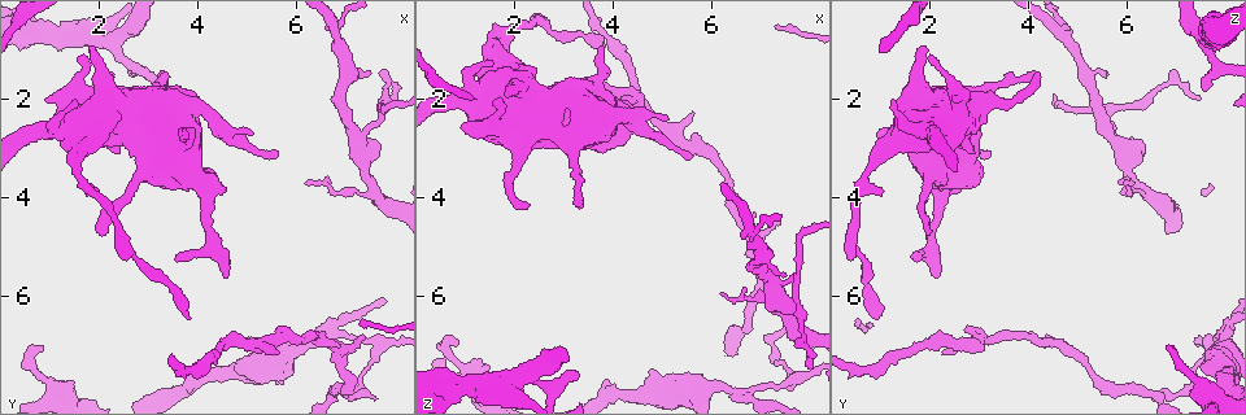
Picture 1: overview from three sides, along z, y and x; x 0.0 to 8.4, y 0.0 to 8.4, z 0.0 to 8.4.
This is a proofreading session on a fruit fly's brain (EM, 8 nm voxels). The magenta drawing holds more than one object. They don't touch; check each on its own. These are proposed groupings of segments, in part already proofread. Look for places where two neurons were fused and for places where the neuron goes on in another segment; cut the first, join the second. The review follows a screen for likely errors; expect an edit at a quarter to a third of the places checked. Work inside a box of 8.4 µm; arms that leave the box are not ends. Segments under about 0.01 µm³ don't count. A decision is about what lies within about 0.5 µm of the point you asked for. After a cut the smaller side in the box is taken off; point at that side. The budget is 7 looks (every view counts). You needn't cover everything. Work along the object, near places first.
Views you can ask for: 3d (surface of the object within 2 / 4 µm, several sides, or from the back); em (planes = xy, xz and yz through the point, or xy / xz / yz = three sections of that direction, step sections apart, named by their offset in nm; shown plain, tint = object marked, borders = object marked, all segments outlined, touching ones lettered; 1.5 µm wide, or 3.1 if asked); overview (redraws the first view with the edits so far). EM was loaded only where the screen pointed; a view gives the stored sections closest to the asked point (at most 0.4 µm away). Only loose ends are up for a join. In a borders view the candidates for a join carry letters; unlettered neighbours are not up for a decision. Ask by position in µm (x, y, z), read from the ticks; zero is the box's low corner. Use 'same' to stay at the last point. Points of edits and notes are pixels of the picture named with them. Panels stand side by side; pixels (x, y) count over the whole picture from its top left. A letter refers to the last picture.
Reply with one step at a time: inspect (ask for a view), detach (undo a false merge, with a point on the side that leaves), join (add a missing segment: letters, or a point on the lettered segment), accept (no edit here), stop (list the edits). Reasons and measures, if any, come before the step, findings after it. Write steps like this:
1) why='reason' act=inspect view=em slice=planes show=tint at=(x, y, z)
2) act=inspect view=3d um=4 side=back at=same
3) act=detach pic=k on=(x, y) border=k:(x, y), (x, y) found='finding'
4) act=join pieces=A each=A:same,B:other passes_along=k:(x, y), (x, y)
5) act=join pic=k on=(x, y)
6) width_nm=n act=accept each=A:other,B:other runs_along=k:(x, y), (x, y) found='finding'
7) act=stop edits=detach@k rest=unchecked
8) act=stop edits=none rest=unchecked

why='stops while still wide' act=inspect view=3d um=4 at=(1.20, 2.30, 1.35)

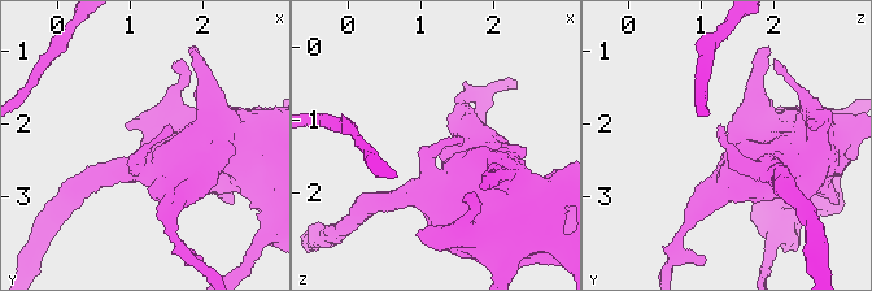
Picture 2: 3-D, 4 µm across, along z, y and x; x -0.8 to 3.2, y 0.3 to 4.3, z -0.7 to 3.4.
why='now the EM' act=inspect view=em slice=planes show=tint at=(1.20, 2.30, 1.35)

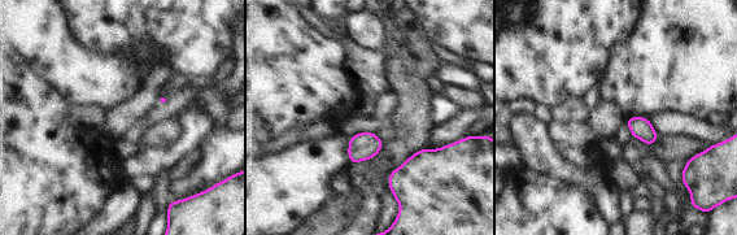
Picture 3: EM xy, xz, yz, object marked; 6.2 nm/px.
act=inspect view=em slice=planes show=borders at=same

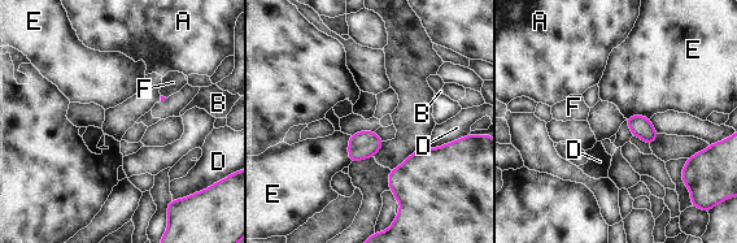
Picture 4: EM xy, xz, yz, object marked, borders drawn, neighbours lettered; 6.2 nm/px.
act=accept each=A:other,B:other,D:other,E:other,F:other found='no lettered segment goes on from it'

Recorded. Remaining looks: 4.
why='long arm stops here' act=inspect view=3d um=2 at=(3.80, 6.50, 1.00)

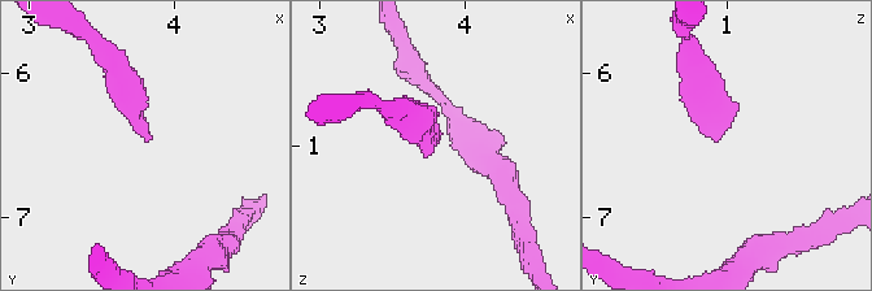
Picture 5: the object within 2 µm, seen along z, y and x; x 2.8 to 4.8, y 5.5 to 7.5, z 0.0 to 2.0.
act=inspect view=em slice=planes show=borders at=(3.82, 6.46, 0.94)

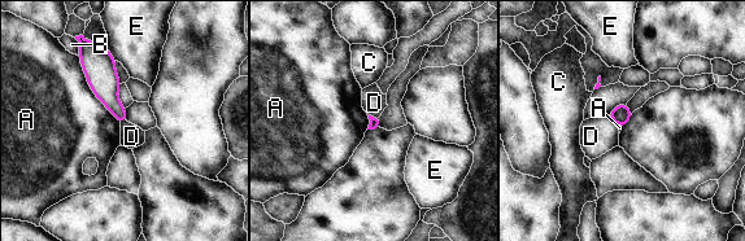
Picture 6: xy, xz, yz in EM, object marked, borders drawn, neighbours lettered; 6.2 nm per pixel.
act=accept each=A:other,B:other,C:other,D:other,E:other border=6:(78, 55), (88, 87), (120, 123) found='no lettered segment goes on from it'

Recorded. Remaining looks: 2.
why='three-way junction' act=inspect view=em slice=planes show=borders at=(7.25, 2.80, 5.70)

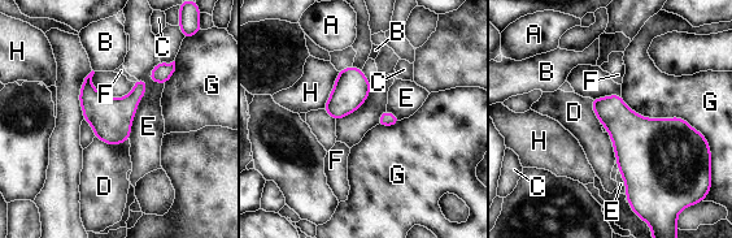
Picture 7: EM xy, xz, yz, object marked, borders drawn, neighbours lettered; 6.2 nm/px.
longest_contact=G:550nm act=accept each=A:other,B:other,C:other,D:other,E:other,F:other,G:other,H:other found='continuous, no second neuron'

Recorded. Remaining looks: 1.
act=stop edits=none rest=unchecked

